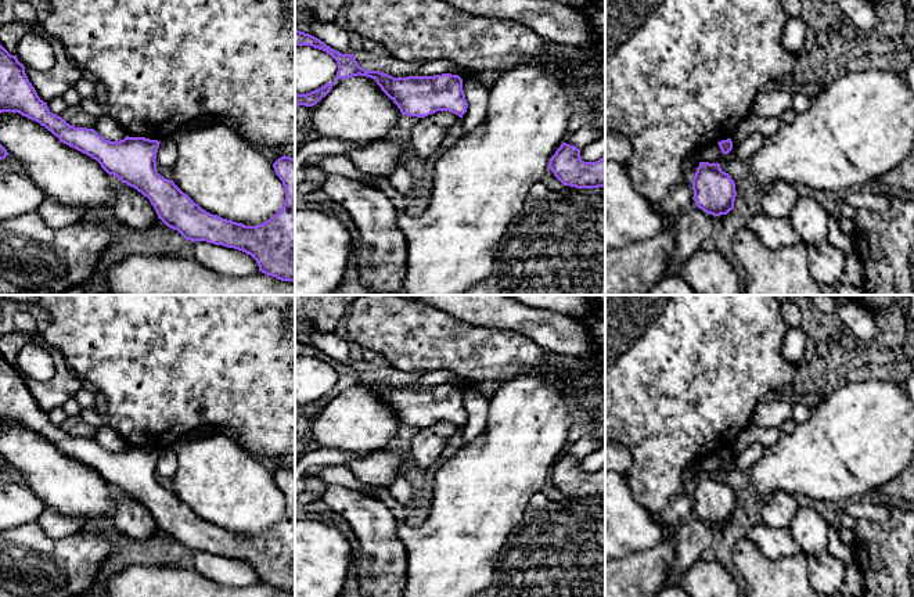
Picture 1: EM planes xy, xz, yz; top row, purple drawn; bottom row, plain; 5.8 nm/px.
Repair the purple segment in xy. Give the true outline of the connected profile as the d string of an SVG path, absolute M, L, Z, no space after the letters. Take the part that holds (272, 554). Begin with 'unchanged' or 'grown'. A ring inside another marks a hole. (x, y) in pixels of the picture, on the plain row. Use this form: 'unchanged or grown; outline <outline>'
unchanged; outline M0 355L0 424L18 422L51 442L61 453L91 467L108 483L147 507L158 529L186 550L206 551L251 565L259 582L295 593L295 470L281 467L274 482L285 499L281 519L258 536L212 525L156 481L161 452L126 446L109 452L94 439L75 438L54 425L29 392L25 377Z

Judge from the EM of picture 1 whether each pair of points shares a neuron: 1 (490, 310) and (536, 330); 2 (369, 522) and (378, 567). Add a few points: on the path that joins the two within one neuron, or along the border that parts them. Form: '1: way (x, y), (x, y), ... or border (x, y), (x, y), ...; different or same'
1: way (502, 312), (525, 320); same
2: way (377, 533), (378, 556); same

